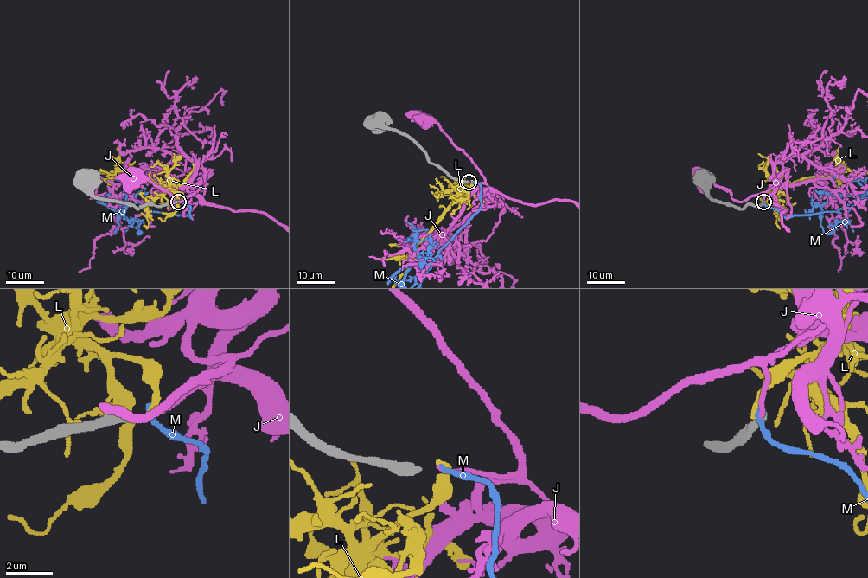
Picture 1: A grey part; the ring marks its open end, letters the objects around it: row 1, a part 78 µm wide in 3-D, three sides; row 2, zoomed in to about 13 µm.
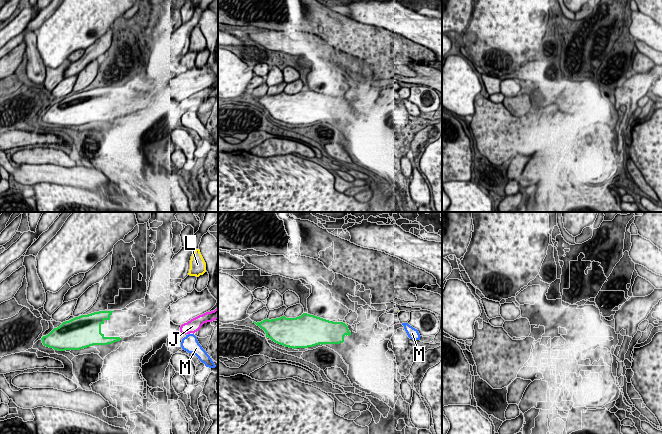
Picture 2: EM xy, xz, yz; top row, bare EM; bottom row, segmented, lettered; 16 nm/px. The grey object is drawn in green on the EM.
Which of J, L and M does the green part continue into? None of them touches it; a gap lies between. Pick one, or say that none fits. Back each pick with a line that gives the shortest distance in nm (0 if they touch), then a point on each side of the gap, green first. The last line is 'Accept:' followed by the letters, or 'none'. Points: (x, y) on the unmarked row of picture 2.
Accept: none

